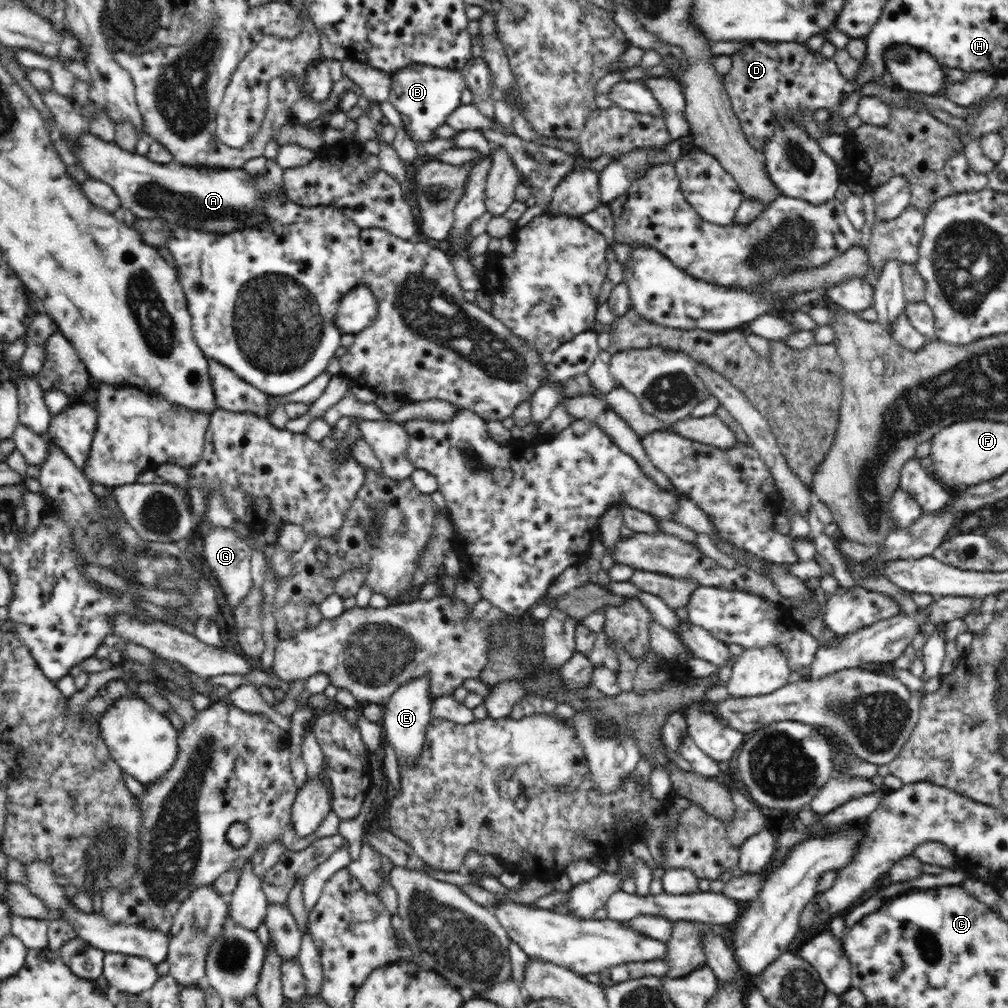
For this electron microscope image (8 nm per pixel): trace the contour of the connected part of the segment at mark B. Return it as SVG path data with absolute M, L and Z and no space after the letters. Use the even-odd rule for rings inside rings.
M410 64L390 75L391 89L387 101L391 102L400 113L406 135L409 135L416 143L430 142L437 138L436 130L447 122L456 108L462 105L460 96L467 86L463 74L456 69Z

